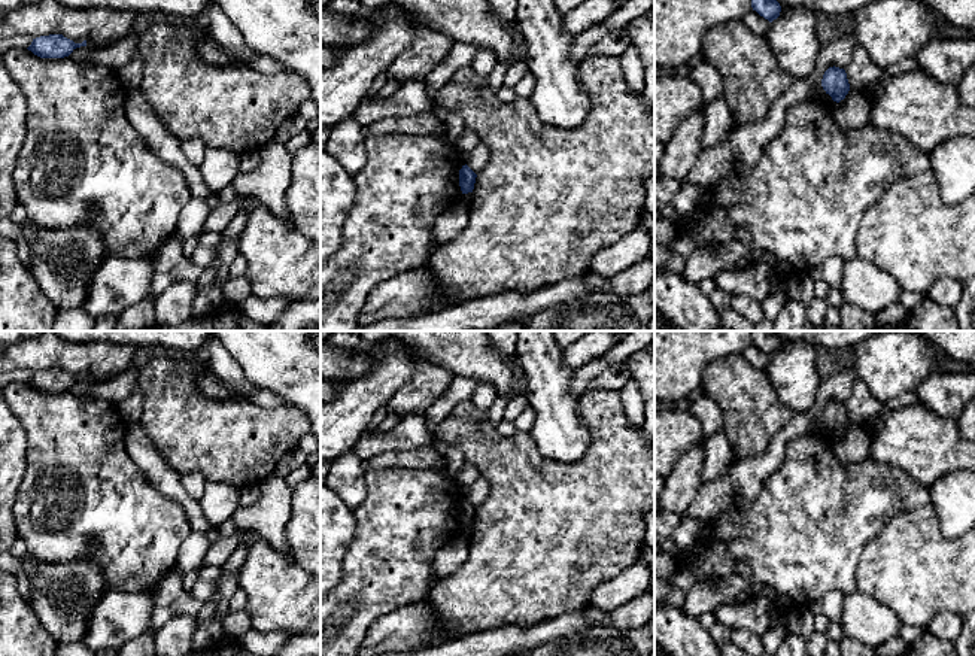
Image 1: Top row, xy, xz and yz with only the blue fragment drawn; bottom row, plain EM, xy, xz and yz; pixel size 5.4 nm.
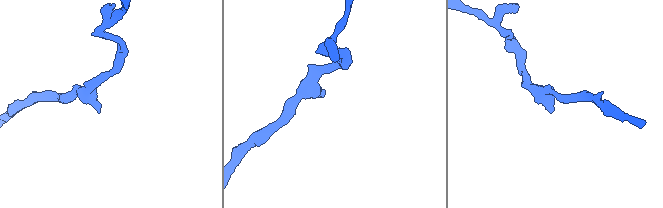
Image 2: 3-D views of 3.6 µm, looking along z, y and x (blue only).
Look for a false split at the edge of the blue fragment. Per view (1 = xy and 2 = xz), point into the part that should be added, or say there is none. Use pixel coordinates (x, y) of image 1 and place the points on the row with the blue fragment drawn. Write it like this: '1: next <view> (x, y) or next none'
1: next none
2: next none

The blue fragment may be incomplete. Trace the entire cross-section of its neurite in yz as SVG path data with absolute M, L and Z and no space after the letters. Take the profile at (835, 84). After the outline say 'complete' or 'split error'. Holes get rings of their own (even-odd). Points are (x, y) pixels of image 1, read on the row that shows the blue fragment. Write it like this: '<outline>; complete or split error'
M835 66L829 67L823 75L821 86L833 101L839 103L844 100L850 91L845 70Z; complete

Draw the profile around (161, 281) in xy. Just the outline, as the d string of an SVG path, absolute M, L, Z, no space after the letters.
M155 271L152 282L151 282L152 297L157 297L161 292L164 292L173 282L174 282L173 273Z

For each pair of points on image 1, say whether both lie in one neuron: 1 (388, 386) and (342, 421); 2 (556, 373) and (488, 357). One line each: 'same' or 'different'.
1: same
2: different

